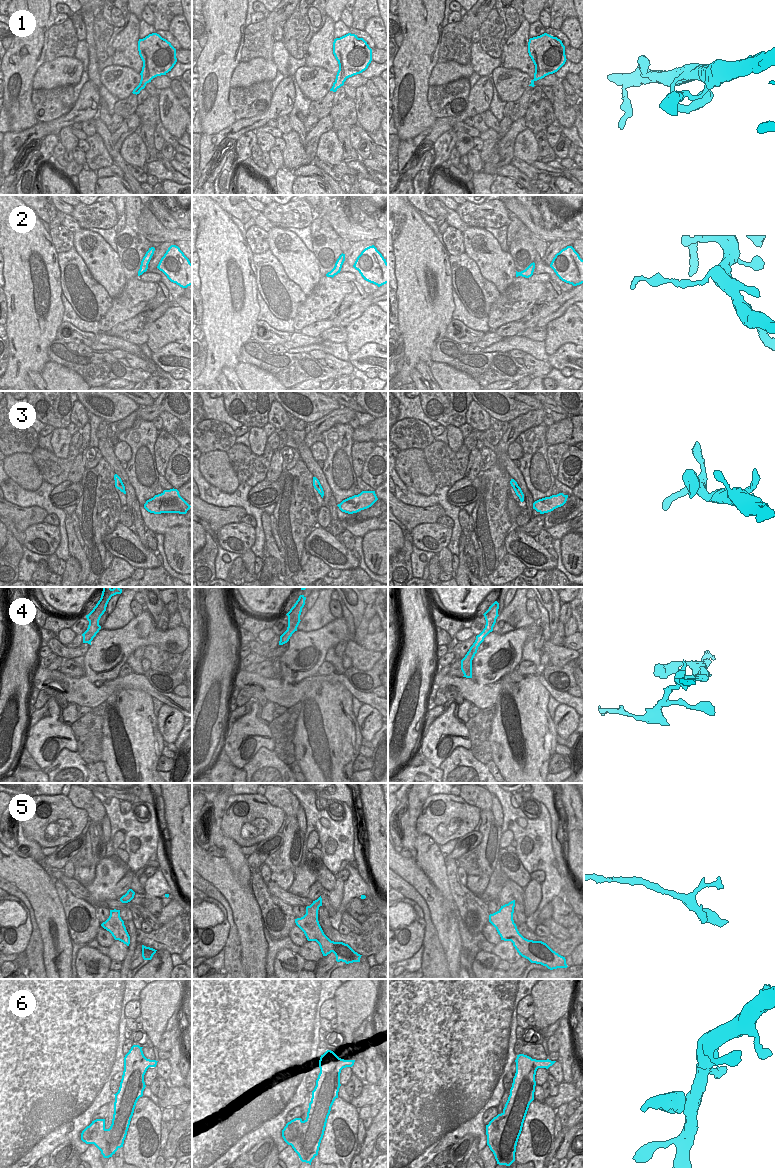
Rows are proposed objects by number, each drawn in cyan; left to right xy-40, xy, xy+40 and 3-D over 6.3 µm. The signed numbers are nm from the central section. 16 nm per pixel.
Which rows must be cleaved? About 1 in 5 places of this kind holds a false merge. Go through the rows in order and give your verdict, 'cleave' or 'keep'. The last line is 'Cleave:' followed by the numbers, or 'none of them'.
1: keep
2: cleave
3: keep
4: cleave
5: cleave
6: keep
Cleave: 2, 4, 5

